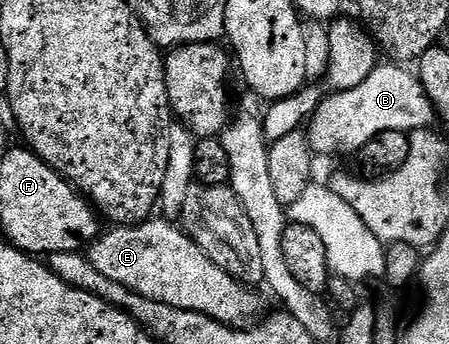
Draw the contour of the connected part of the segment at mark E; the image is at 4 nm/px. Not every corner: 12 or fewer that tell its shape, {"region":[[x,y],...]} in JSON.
{"region":[[167,220],[116,225],[87,259],[106,279],[236,328],[254,289]]}

